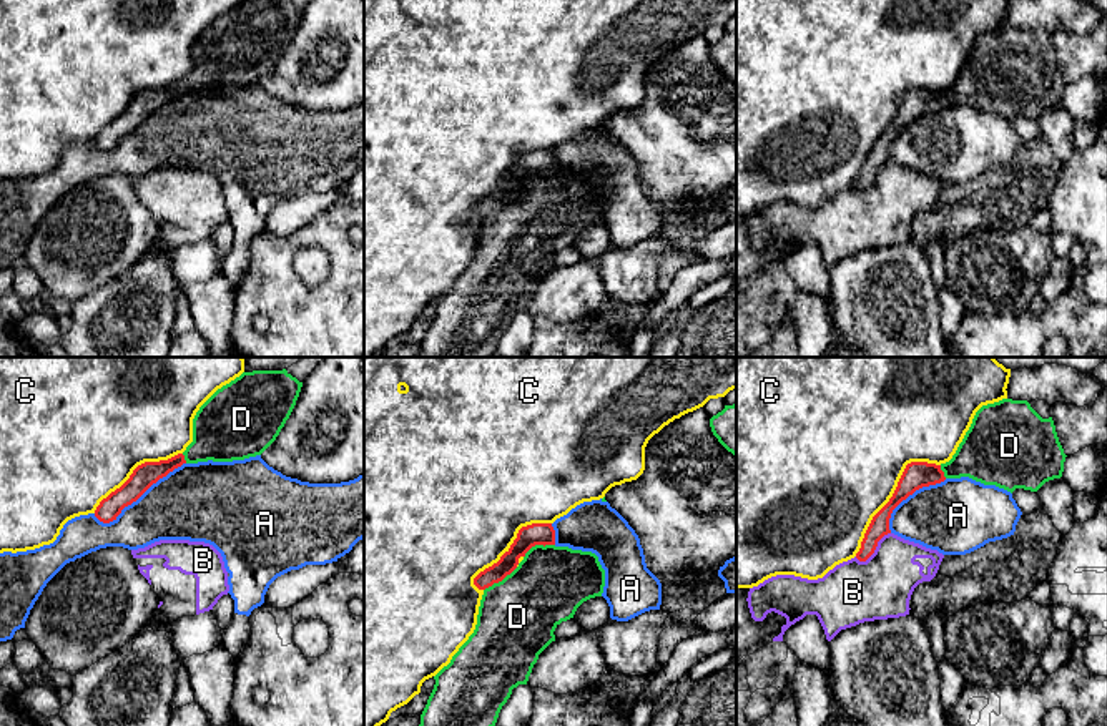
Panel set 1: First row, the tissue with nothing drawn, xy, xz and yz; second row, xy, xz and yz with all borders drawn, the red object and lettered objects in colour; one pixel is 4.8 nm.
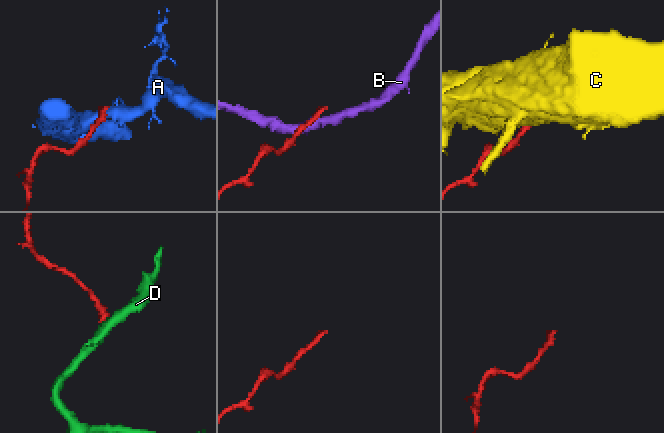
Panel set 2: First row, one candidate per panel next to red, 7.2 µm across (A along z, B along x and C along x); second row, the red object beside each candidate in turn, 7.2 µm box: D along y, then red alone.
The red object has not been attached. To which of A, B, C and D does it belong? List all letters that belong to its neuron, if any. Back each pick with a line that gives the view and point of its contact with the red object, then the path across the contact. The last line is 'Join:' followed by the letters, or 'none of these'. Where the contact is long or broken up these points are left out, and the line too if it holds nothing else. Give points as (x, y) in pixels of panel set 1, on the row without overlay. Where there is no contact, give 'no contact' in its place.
D: xz (501, 208)
Join: D

